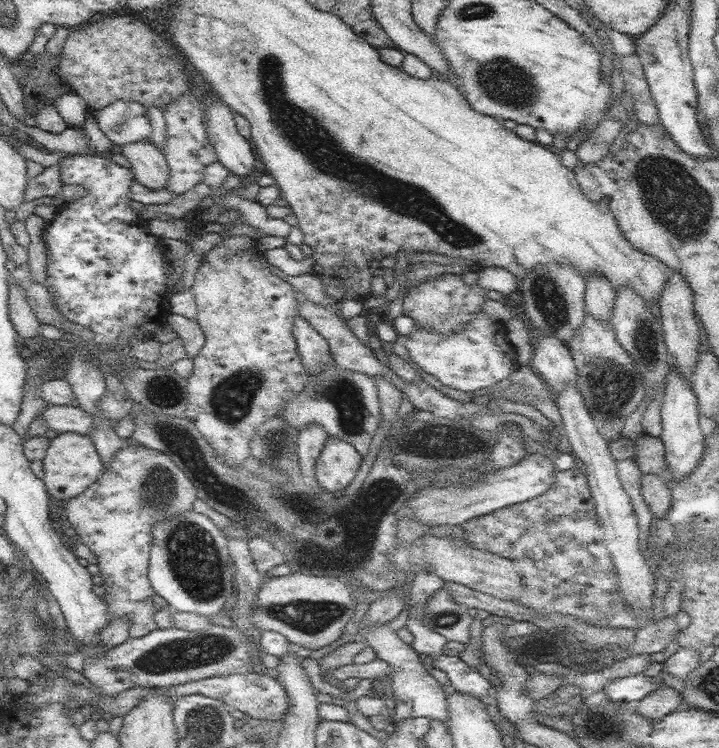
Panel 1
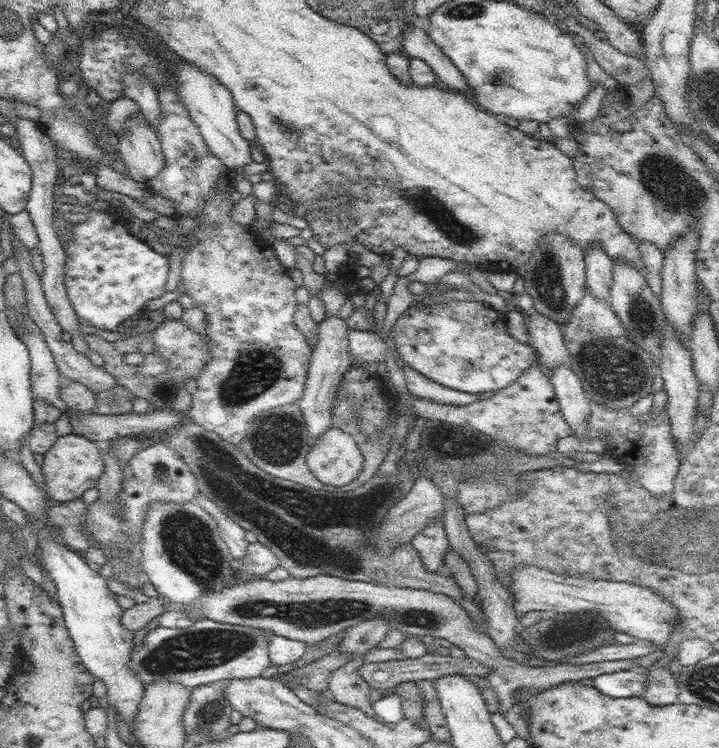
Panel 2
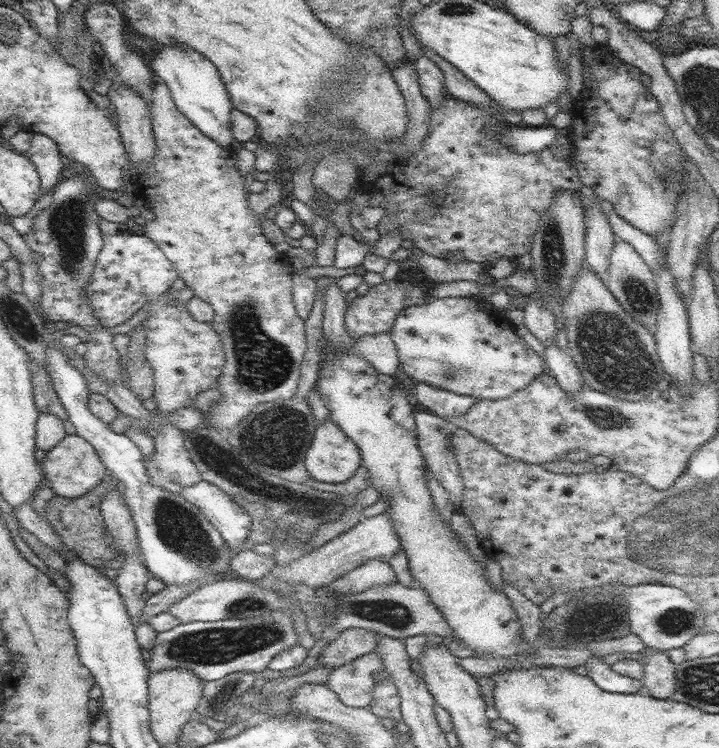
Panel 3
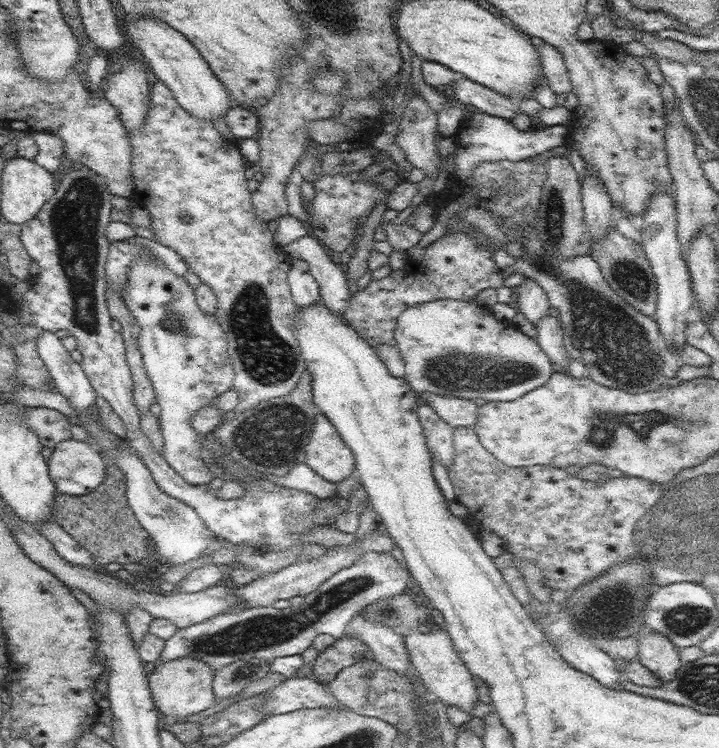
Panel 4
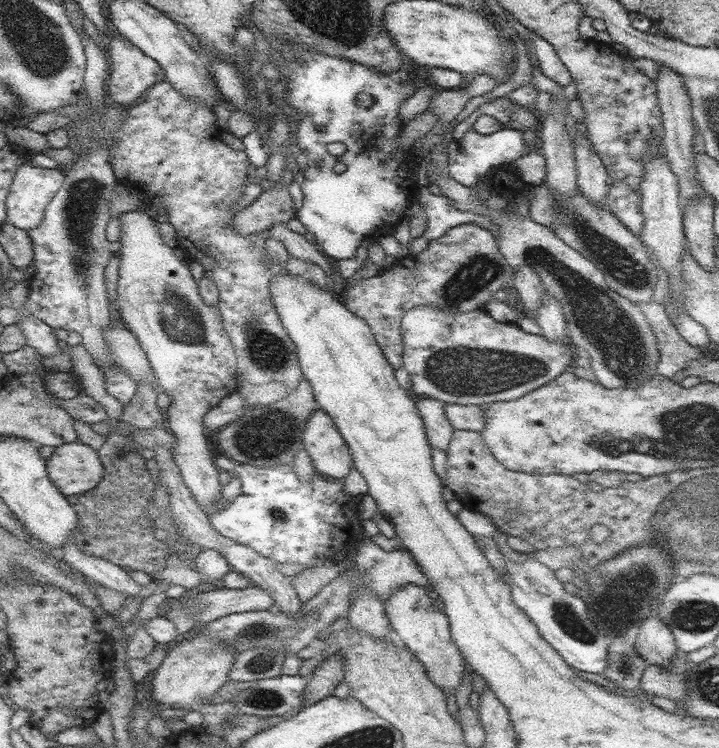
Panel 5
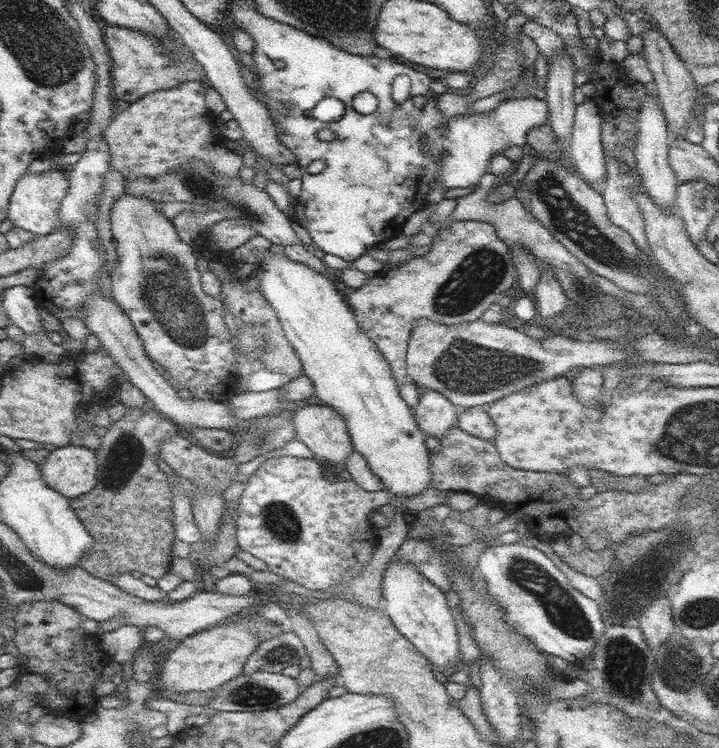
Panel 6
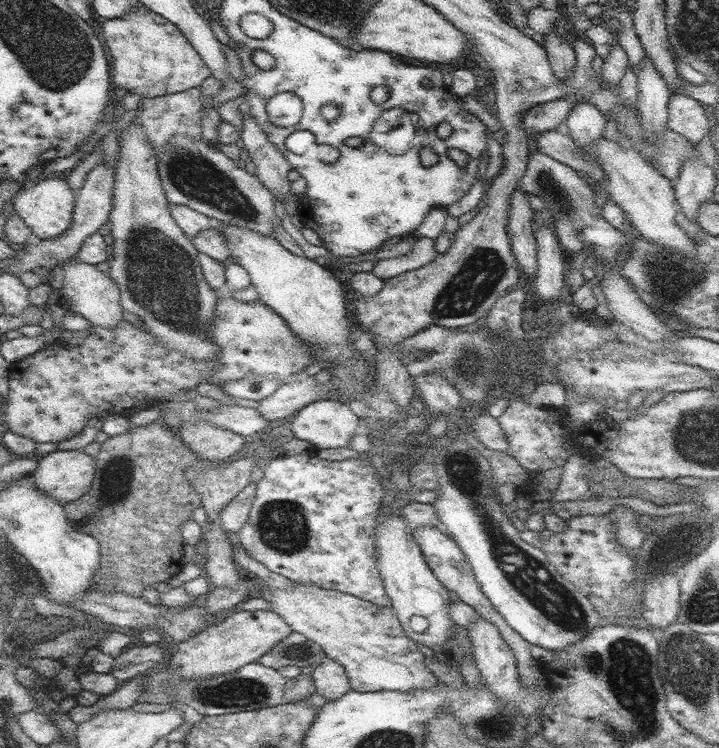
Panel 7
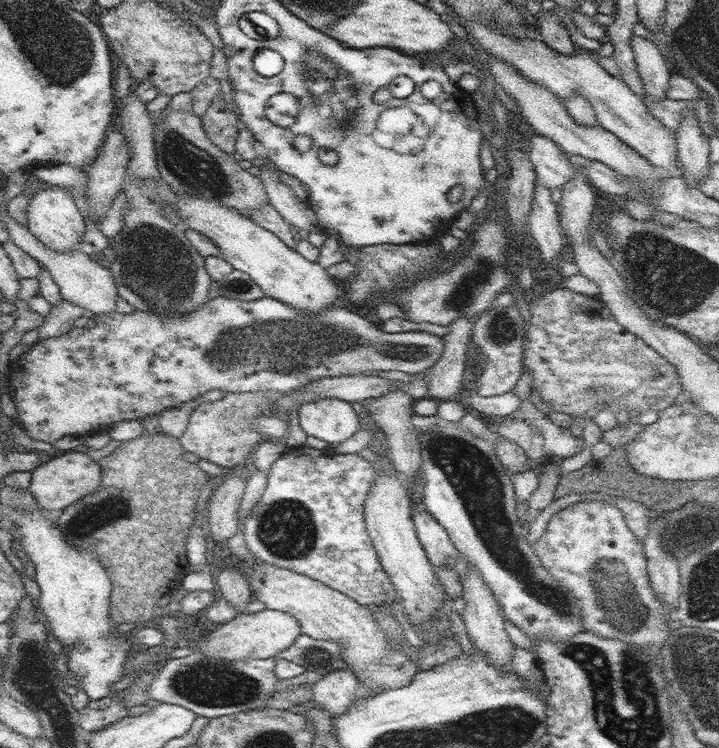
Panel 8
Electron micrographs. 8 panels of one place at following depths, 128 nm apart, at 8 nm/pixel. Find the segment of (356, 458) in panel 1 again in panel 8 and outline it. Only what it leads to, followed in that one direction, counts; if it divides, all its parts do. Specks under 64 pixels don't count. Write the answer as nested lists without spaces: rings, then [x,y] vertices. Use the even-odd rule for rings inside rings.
[[[339,398],[306,401],[298,409],[300,427],[307,436],[325,441],[329,446],[342,444],[361,427],[352,405]]]

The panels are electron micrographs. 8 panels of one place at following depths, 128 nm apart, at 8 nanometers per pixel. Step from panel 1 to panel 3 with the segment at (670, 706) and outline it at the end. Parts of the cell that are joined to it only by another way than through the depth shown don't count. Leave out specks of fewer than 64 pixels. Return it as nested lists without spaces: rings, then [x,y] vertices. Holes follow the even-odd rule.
[[[654,648],[643,658],[642,663],[644,671],[642,681],[648,694],[660,700],[672,698],[676,686],[675,669],[677,665],[672,663],[667,651]]]

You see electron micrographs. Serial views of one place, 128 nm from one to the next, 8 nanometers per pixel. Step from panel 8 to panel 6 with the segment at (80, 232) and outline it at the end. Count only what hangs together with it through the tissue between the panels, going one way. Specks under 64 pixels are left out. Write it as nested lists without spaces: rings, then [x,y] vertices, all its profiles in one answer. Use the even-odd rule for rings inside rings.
[[[53,167],[38,174],[27,172],[14,187],[7,218],[17,227],[25,228],[37,237],[54,233],[61,226],[58,213],[60,213],[62,200],[68,194],[68,189],[69,180],[65,169]]]

